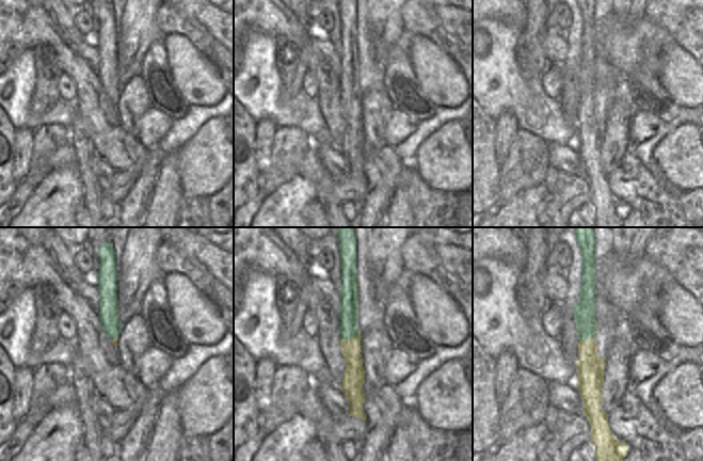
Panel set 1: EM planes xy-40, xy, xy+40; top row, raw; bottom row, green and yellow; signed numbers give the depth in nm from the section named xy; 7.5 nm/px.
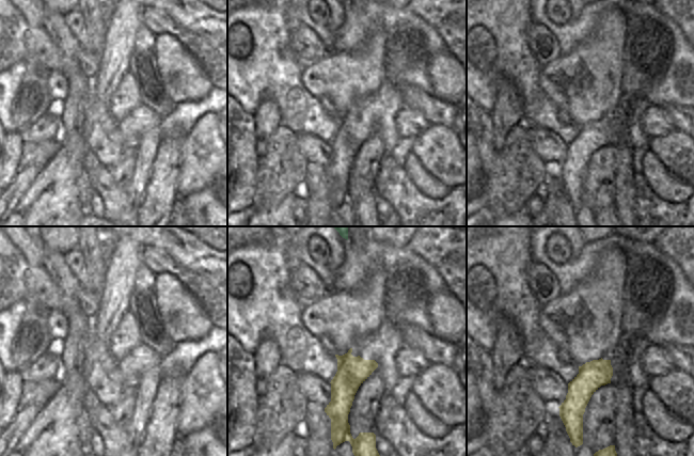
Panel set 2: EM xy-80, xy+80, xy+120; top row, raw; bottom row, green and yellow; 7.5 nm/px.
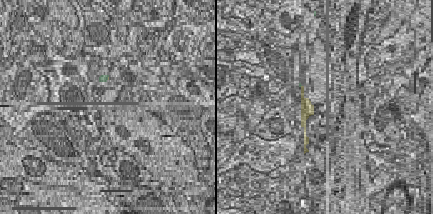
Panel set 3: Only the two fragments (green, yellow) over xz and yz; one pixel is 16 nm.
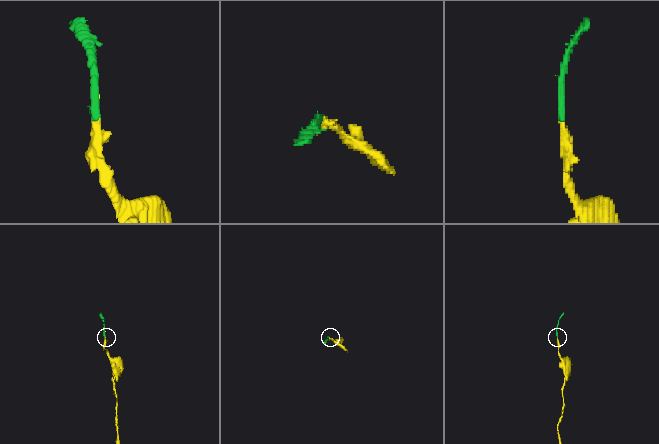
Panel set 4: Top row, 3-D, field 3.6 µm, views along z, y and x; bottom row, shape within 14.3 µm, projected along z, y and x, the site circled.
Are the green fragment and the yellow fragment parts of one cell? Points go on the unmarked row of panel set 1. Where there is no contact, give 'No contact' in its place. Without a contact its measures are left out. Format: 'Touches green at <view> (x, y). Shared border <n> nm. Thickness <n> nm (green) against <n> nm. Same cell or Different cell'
Touches green at xy (351, 98). Shared border 170 nm. Thickness 150 nm (green) against 140 nm. Same cell.

